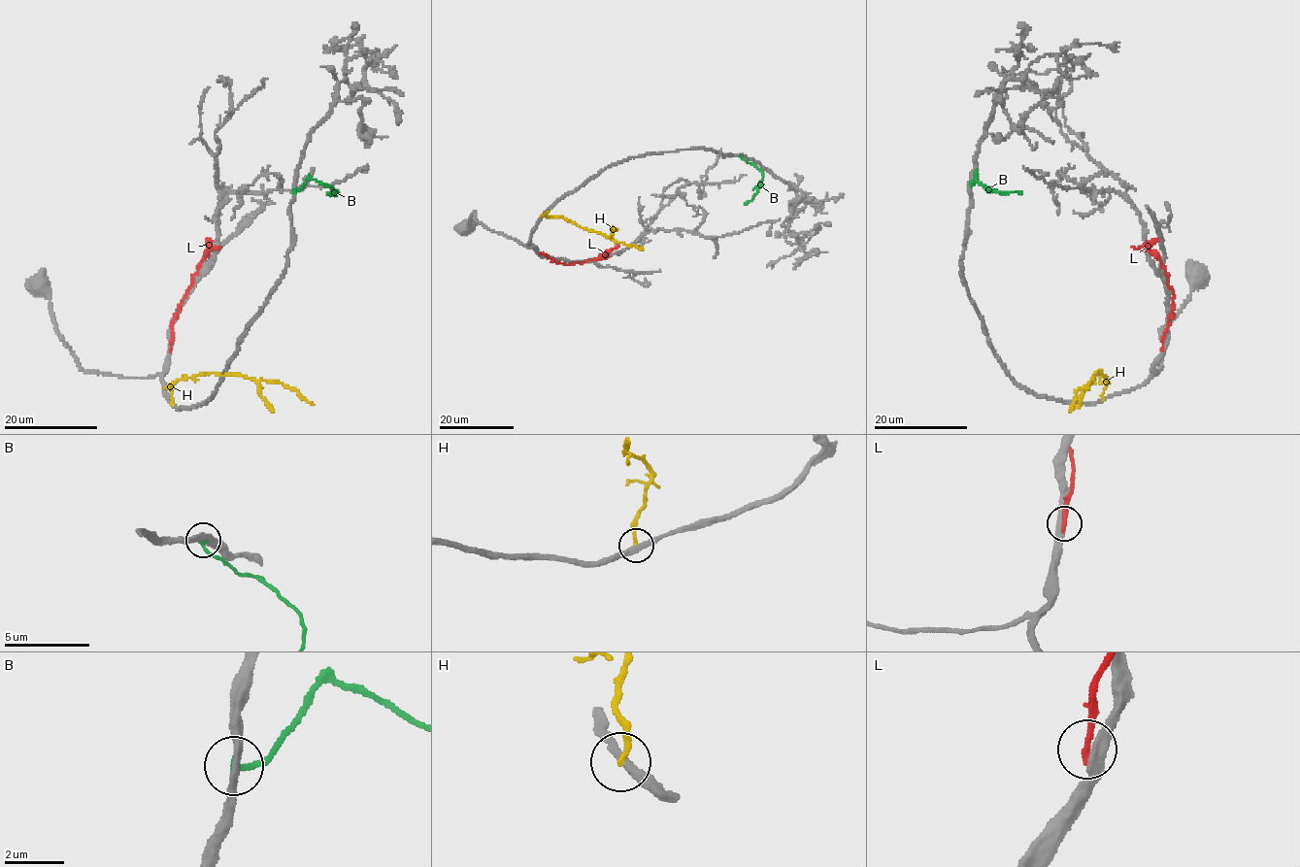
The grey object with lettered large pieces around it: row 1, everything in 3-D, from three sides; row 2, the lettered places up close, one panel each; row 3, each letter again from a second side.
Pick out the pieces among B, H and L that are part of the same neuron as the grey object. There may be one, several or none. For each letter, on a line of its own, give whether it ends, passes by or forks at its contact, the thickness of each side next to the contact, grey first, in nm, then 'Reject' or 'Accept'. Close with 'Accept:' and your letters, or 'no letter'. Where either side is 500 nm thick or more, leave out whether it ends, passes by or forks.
B: It ends there. Thickness 320 nm (grey) against 280 nm. Accept
H: It ends there. Thickness 280 nm (grey) against 200 nm. Reject
L: It ends there. Thickness 400 nm (grey) against 240 nm. Reject
Accept: B

